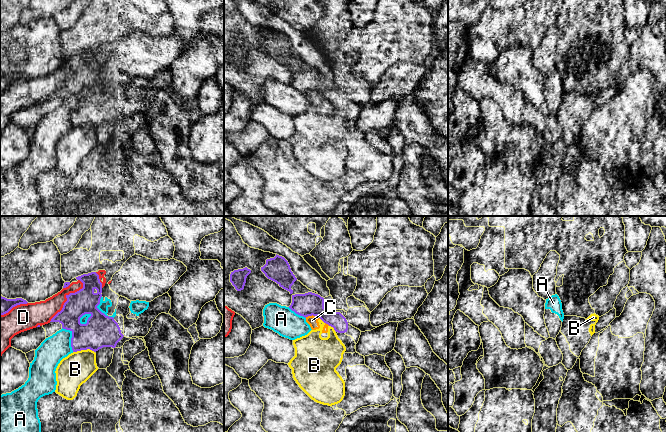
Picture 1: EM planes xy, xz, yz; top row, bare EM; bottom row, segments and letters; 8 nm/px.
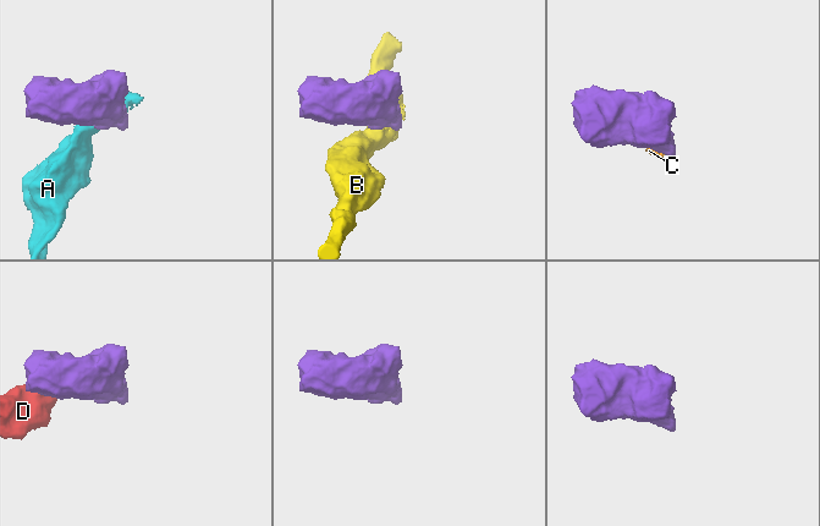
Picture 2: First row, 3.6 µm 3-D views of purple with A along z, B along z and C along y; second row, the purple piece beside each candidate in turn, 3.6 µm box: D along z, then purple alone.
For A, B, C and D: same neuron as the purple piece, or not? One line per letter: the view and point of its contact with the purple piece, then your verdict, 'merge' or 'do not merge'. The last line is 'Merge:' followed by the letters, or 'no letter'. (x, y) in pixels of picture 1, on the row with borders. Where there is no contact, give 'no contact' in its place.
A: contact xy (72, 337); do not merge
B: contact xy (83, 349); do not merge
C: contact xz (313, 315); do not merge
D: contact xy (66, 297); do not merge
Merge: no letter

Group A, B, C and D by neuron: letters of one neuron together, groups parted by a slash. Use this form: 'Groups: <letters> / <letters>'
Groups: A / B C / D

